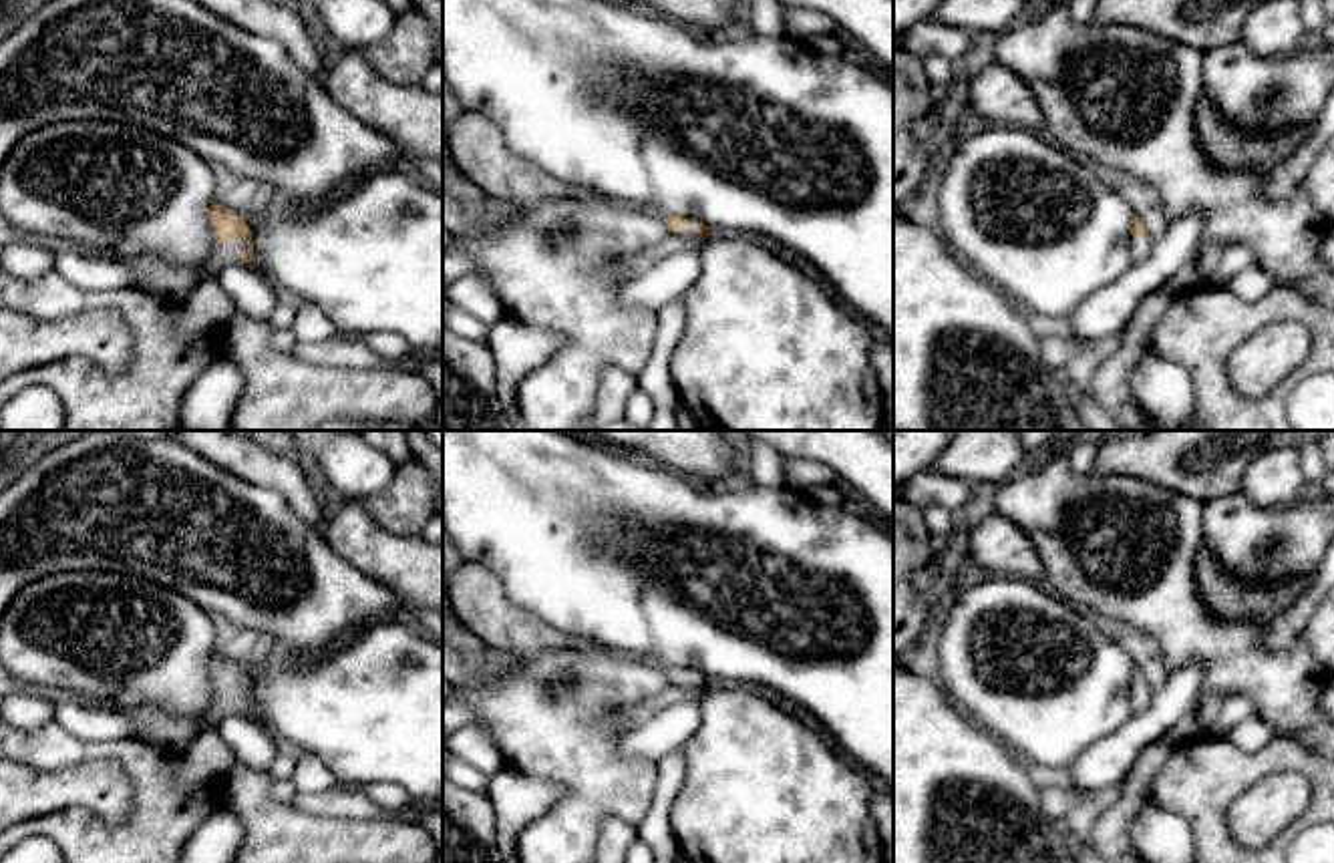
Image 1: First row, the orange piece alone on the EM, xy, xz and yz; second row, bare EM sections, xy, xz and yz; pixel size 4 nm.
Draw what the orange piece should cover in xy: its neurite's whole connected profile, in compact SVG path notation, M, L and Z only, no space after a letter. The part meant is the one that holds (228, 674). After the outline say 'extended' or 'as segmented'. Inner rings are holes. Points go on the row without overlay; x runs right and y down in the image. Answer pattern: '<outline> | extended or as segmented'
M217 648L207 658L207 668L215 678L209 716L219 722L225 714L247 714L254 702L249 676L219 656Z | extended

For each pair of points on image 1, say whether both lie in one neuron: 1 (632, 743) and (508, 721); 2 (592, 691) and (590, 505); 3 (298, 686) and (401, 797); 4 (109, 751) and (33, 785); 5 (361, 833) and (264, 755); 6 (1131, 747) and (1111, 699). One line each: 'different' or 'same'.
1: different
2: different
3: different
4: different
5: different
6: different

